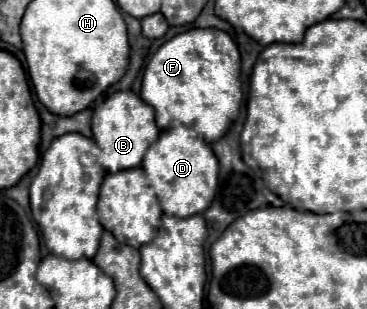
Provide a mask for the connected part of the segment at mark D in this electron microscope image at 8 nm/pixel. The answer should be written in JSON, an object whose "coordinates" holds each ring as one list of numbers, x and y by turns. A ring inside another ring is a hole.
{"coordinates":[[184,124,162,130,142,160,142,170,146,172,148,182,152,182,162,210,178,218,200,214,210,206,219,186,219,168,212,146,200,140,198,134]]}

